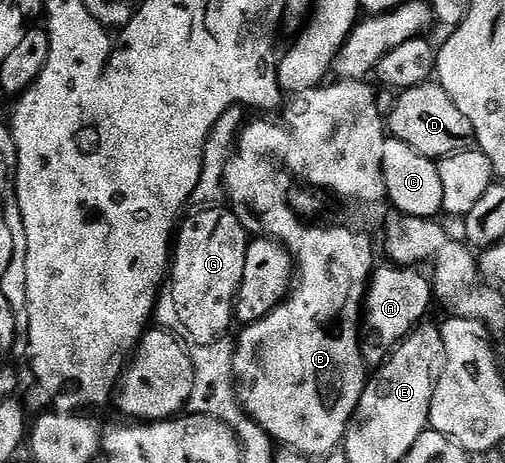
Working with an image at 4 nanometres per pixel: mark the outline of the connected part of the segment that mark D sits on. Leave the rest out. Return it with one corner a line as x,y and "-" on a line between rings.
427,82
407,88
394,101
394,109
387,117
389,135
412,146
422,156
438,162
462,149
469,149
474,139
474,121
462,113
455,97
443,90
441,83

